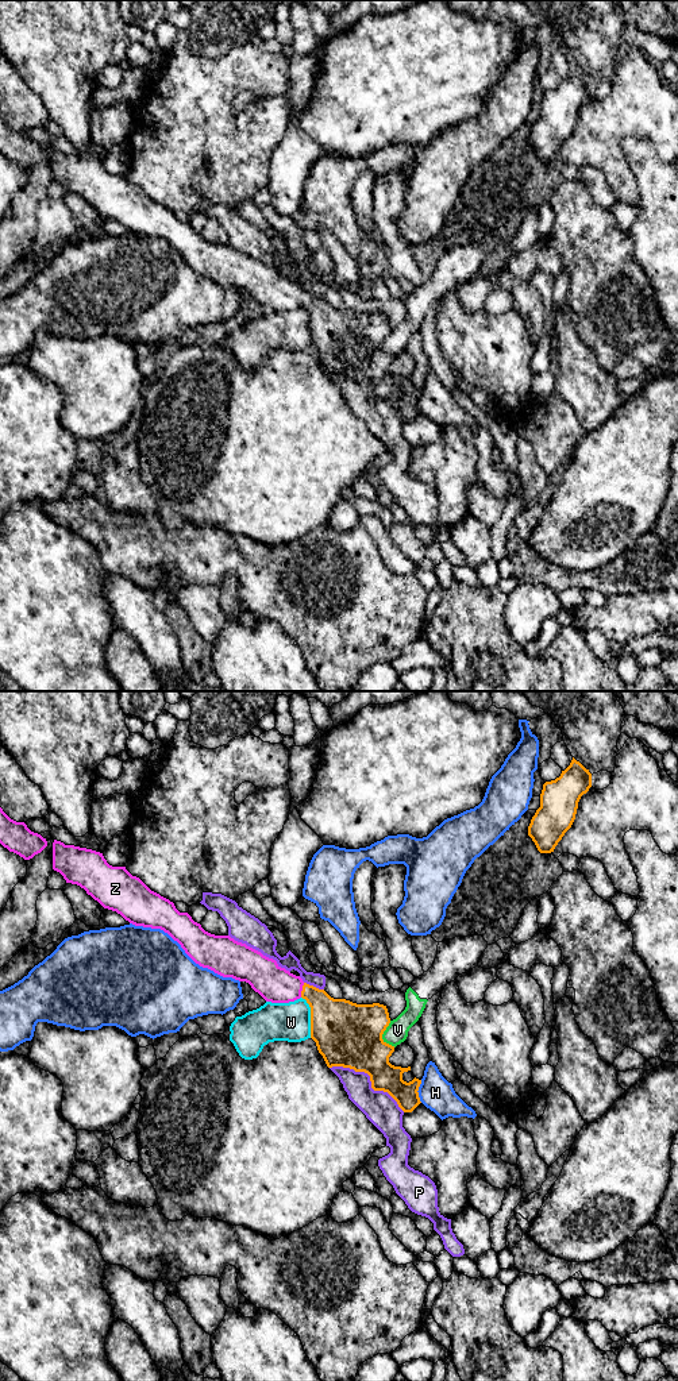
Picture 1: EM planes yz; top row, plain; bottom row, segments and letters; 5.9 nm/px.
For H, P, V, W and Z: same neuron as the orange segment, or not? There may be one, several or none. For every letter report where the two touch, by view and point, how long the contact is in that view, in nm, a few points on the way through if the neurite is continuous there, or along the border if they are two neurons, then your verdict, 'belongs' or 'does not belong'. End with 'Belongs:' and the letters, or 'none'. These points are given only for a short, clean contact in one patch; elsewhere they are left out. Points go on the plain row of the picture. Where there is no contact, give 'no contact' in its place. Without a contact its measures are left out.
H: contact yz (418, 398); length 140 nm; does not belong
P: contact yz (370, 388); length 500 nm; does not belong
V: contact yz (381, 344); length 160 nm; border yz (390, 330), (382, 347), (395, 355); does not belong
W: contact yz (311, 326); length 260 nm; does not belong
Z: contact yz (303, 299); length 90 nm; way yz (332, 328), (303, 299), (276, 293); belongs
Belongs: Z

